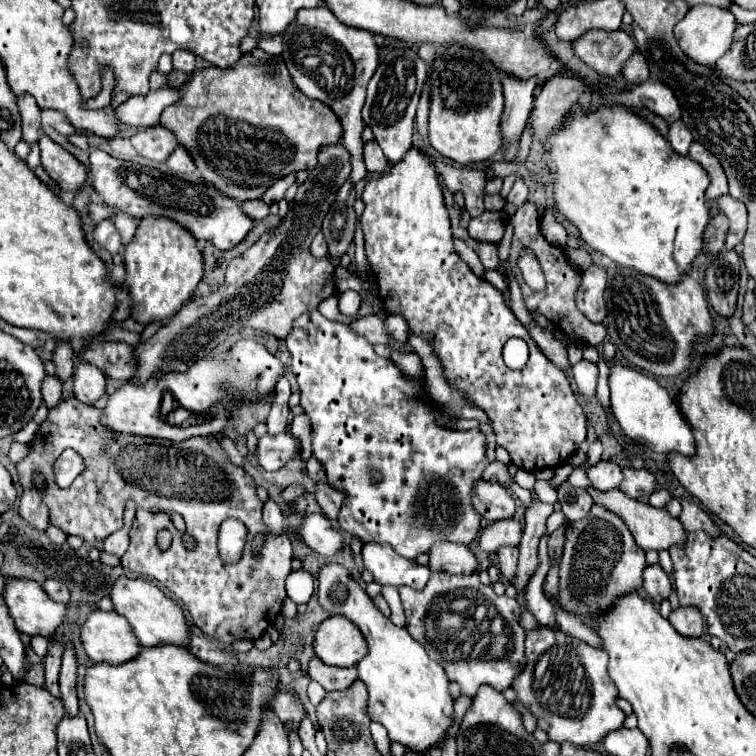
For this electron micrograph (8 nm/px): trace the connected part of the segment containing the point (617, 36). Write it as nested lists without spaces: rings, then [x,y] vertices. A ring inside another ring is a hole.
[[[623,30],[589,32],[573,42],[573,50],[587,66],[607,78],[619,78],[625,62],[637,52],[635,40]]]

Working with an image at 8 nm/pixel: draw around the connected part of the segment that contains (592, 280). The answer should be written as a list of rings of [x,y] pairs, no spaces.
[[[589,266],[583,272],[581,288],[577,292],[577,308],[591,320],[591,322],[603,322],[607,315],[605,303],[605,290],[607,288],[607,272],[603,266]]]

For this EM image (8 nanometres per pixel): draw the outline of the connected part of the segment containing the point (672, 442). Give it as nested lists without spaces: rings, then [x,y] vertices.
[[[613,362],[609,366],[609,388],[611,388],[611,410],[617,418],[623,432],[639,442],[649,446],[653,452],[669,454],[669,452],[681,452],[685,456],[693,456],[695,442],[689,424],[685,422],[679,406],[673,402],[669,392],[649,374],[631,368],[627,364]]]

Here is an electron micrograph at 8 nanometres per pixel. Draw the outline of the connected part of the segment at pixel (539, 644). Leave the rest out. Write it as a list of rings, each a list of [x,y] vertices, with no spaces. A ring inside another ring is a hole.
[[[539,626],[525,636],[527,664],[513,680],[517,700],[535,716],[537,728],[547,732],[553,742],[571,742],[577,746],[599,744],[607,732],[623,726],[625,714],[617,708],[617,690],[607,676],[605,650],[593,648],[583,640],[567,636],[561,630]],[[545,654],[543,678],[535,678],[535,664]]]

